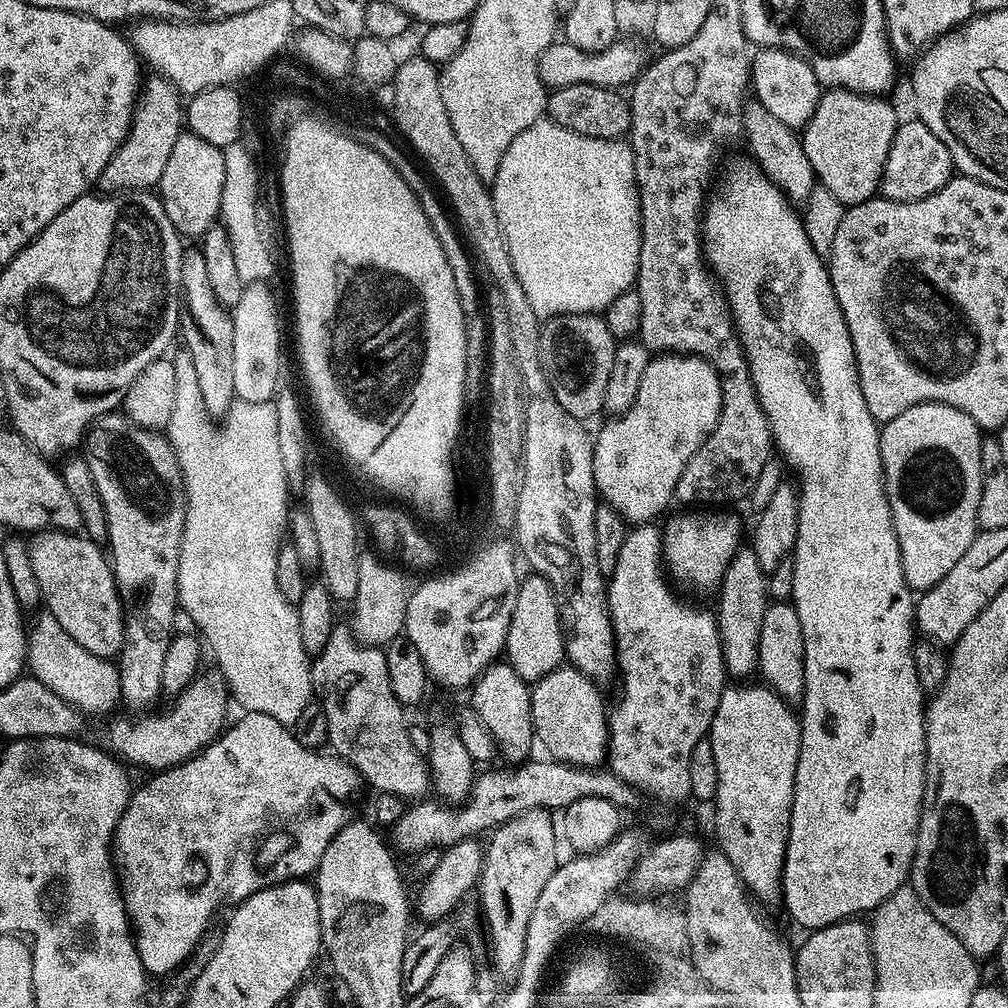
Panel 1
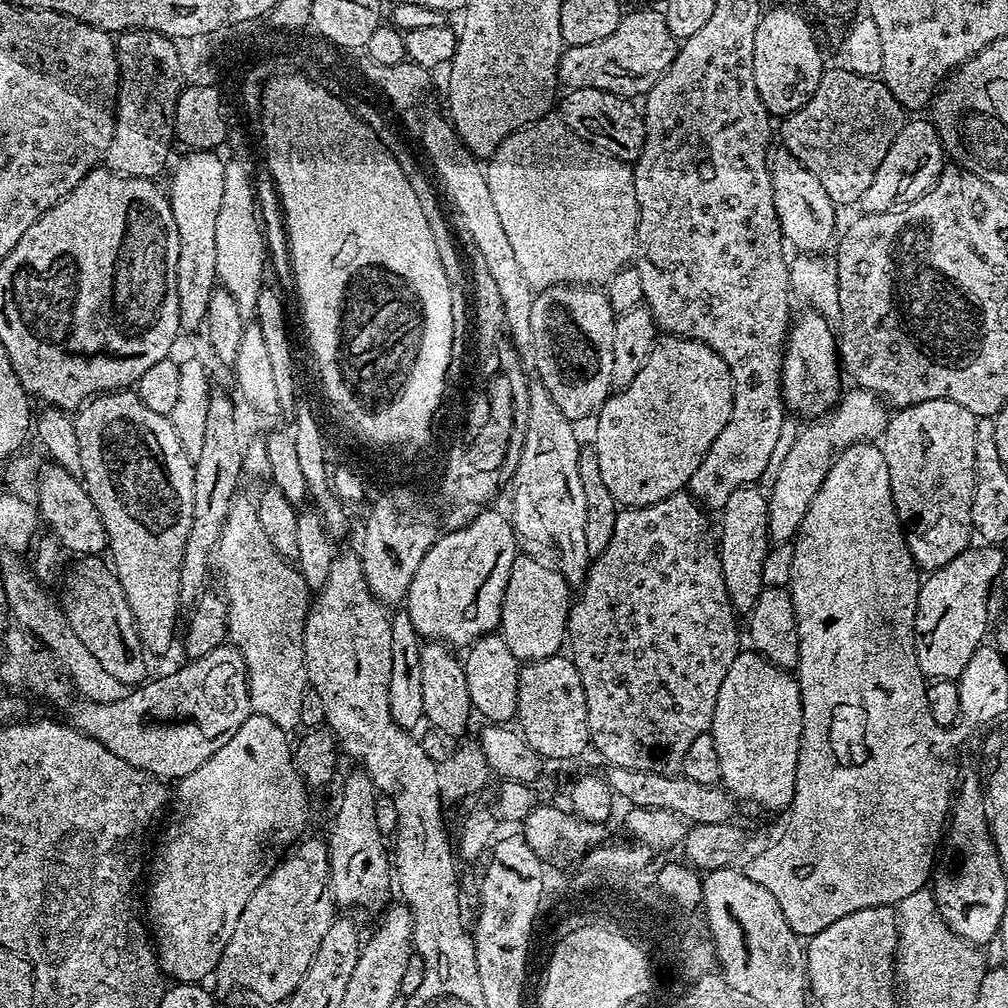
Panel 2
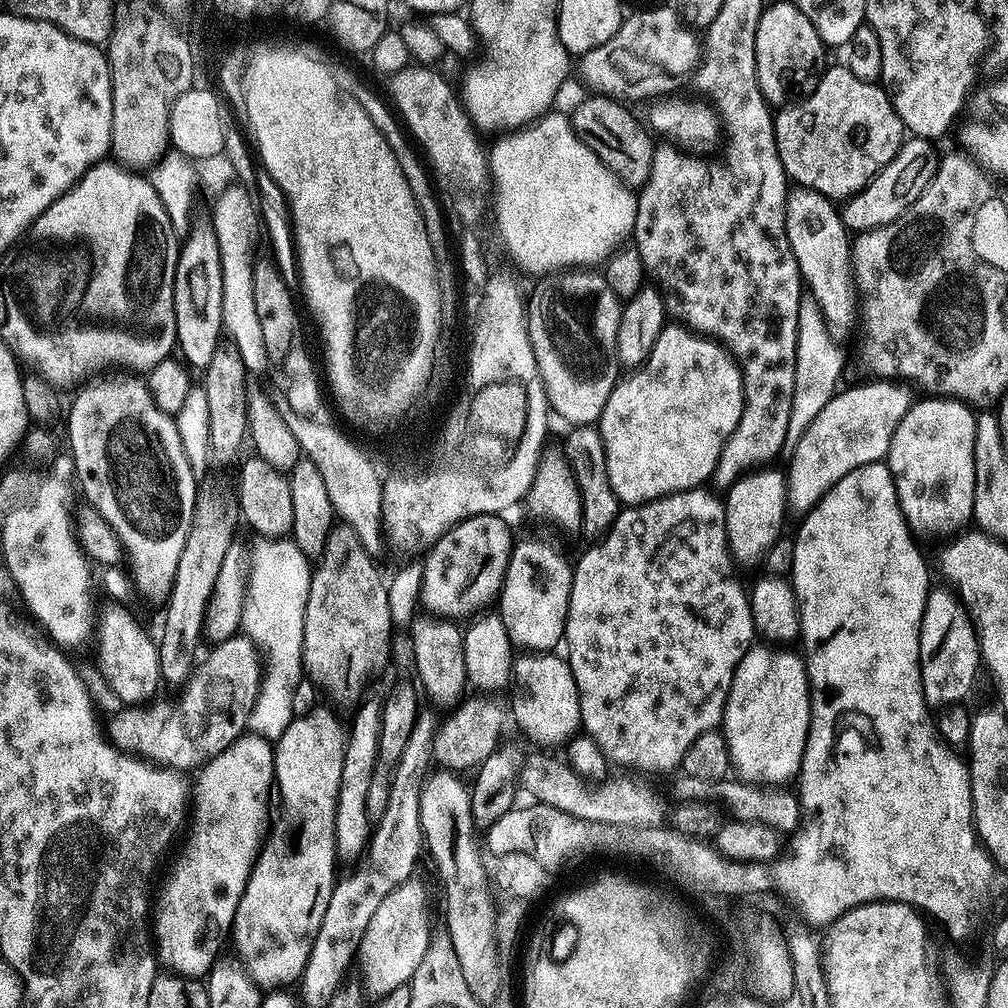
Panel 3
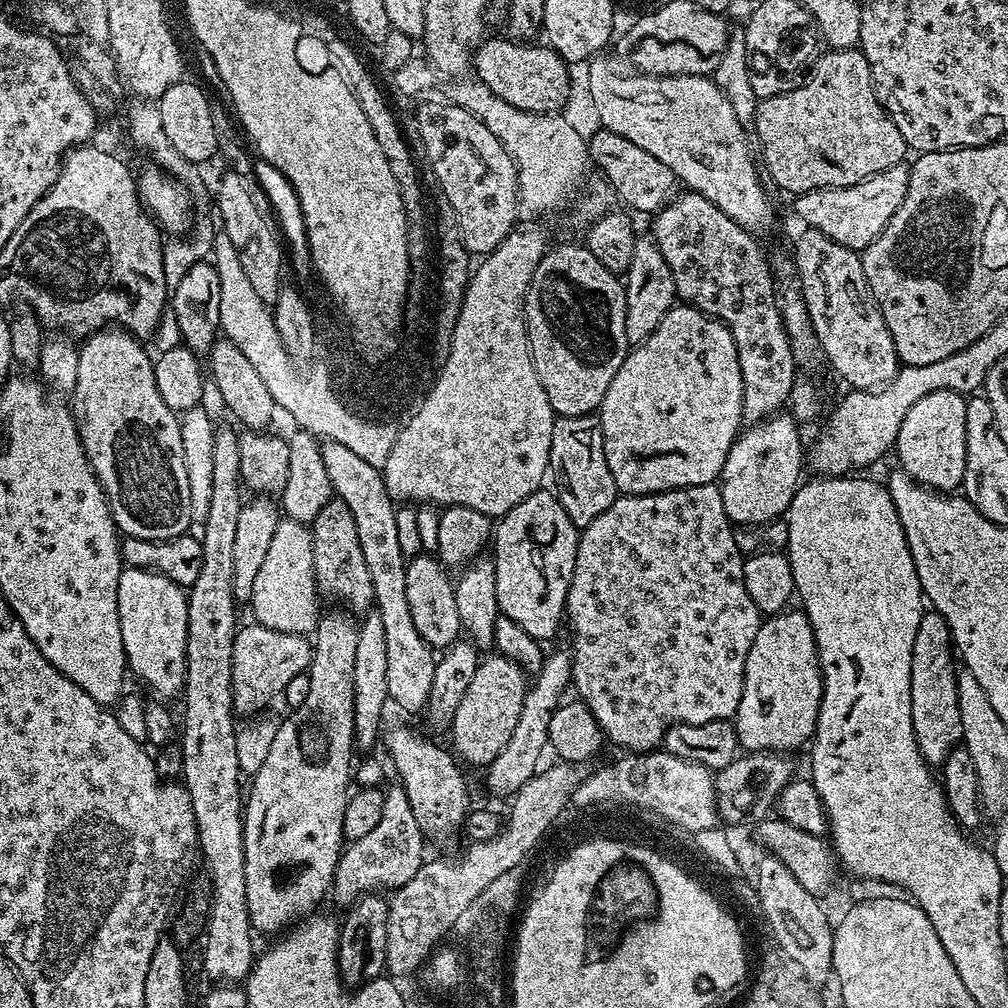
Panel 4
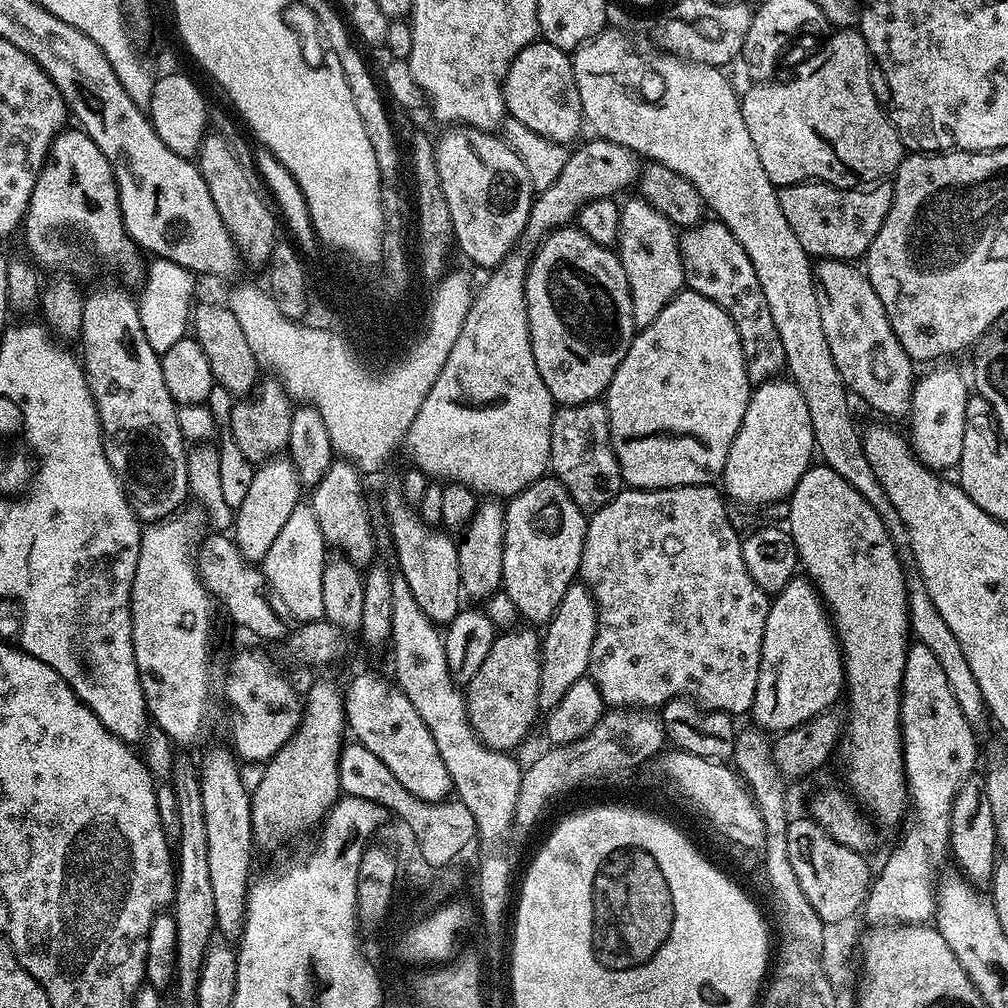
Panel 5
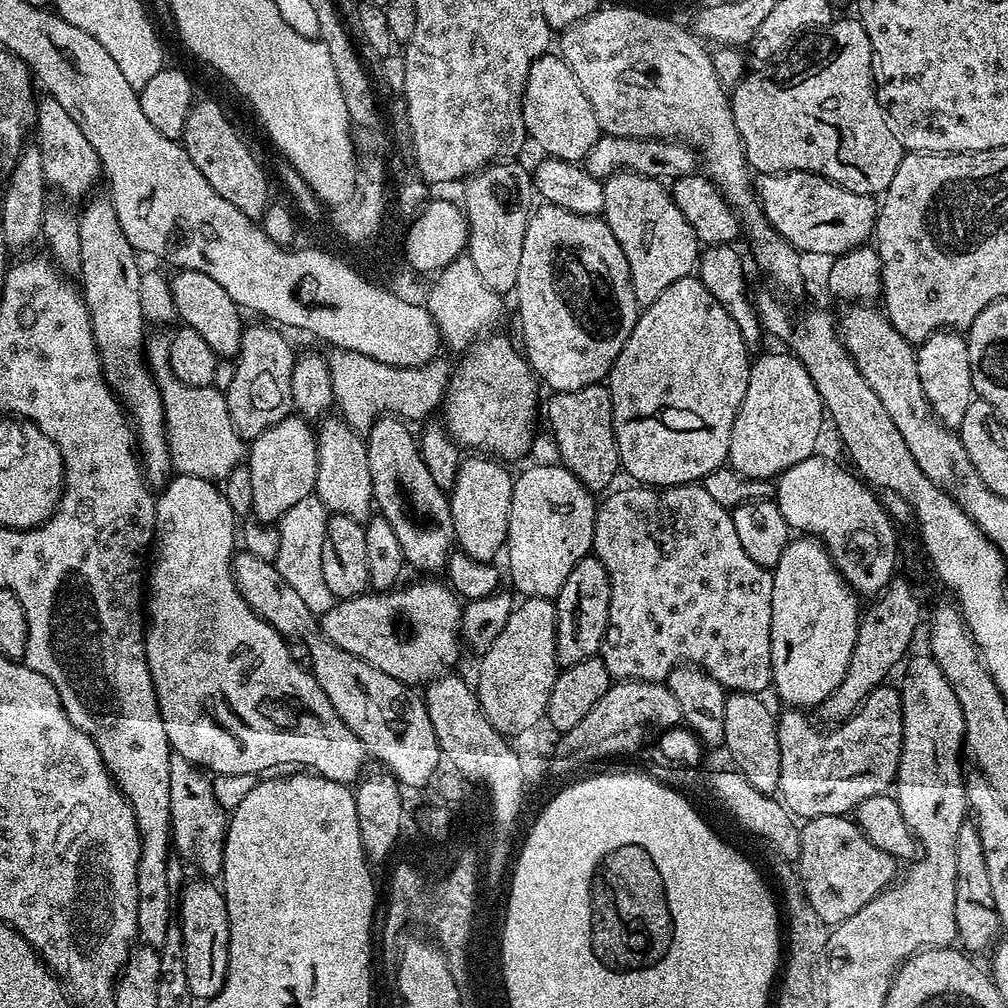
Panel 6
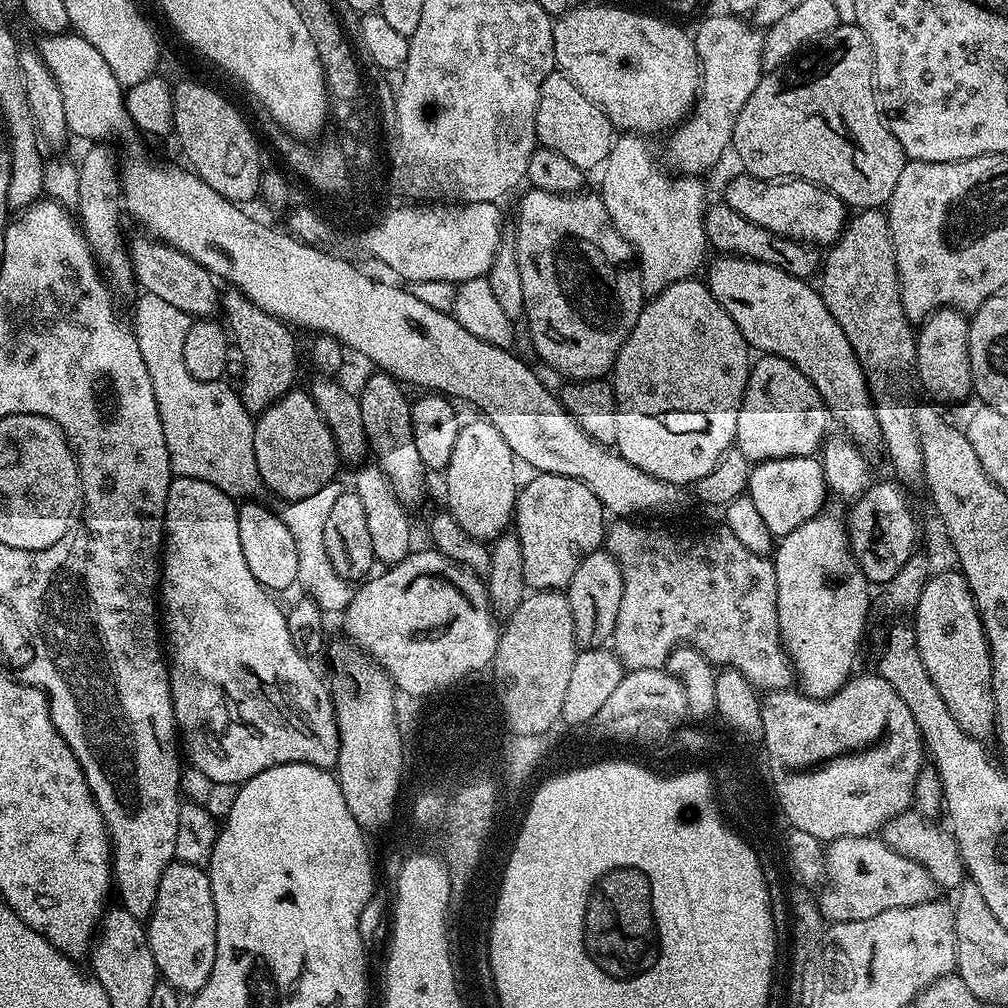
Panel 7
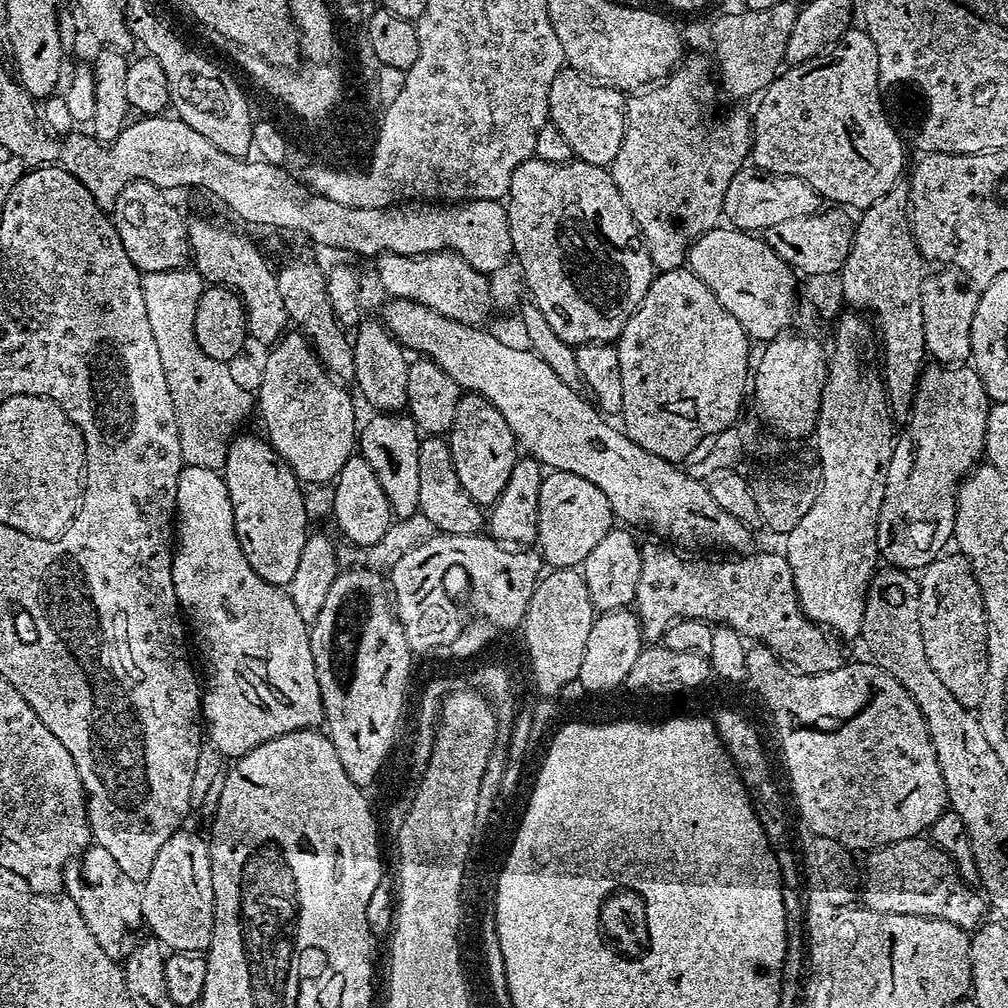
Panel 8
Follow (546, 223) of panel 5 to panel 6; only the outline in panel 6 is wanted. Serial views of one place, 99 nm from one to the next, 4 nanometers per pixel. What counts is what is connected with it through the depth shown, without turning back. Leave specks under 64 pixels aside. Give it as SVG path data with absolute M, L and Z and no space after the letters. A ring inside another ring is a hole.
M601 134L590 154L584 157L582 167L594 179L601 182L620 172L633 172L642 178L675 182L683 176L691 176L697 171L698 156L687 143L662 140L643 140L637 136L610 136Z

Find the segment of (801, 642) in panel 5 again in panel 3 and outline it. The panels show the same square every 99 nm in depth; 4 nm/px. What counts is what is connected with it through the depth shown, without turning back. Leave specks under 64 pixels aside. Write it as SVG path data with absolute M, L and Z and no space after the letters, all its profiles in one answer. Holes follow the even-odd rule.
M768 642L753 643L742 662L738 662L732 679L722 731L735 775L749 784L784 786L800 774L812 717L812 694L803 655L790 649Z

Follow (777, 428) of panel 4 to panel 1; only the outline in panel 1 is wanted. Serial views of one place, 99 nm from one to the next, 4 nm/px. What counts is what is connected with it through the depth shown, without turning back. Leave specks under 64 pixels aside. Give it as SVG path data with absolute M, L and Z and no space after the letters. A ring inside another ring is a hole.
M741 546L736 549L734 558L730 558L730 566L726 566L726 574L722 578L718 589L718 595L720 595L720 601L714 605L714 611L716 613L716 622L720 627L720 641L722 642L722 650L724 651L724 671L729 677L732 676L744 676L740 678L748 678L751 672L755 673L757 671L757 664L759 662L759 635L762 631L762 620L763 616L766 614L768 607L770 605L770 597L768 595L768 578L765 572L762 570L762 566L758 562L758 554L754 554L754 550L750 546Z

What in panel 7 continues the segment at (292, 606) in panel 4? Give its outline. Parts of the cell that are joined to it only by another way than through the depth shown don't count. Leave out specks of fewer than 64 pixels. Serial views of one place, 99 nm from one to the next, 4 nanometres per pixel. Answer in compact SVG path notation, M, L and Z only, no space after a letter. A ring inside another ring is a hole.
M333 478L329 484L322 486L322 490L316 490L306 498L283 505L285 508L284 512L282 511L282 519L286 530L290 530L290 538L294 538L294 550L297 554L296 578L299 587L304 587L303 591L312 597L324 614L343 613L344 609L350 606L354 591L353 585L343 580L338 570L334 570L334 566L330 566L330 558L326 558L326 542L322 539L322 530L326 526L326 517L330 515L330 506L338 502L345 490L345 485L340 485L339 479Z

